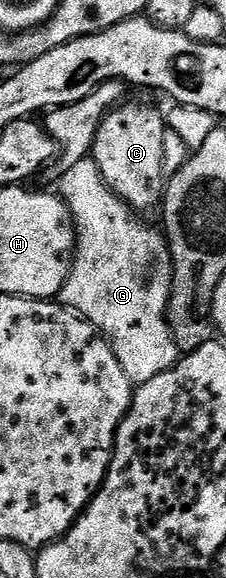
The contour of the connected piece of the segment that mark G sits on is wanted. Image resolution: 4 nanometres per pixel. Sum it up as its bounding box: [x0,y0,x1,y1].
[58,157,181,385]

